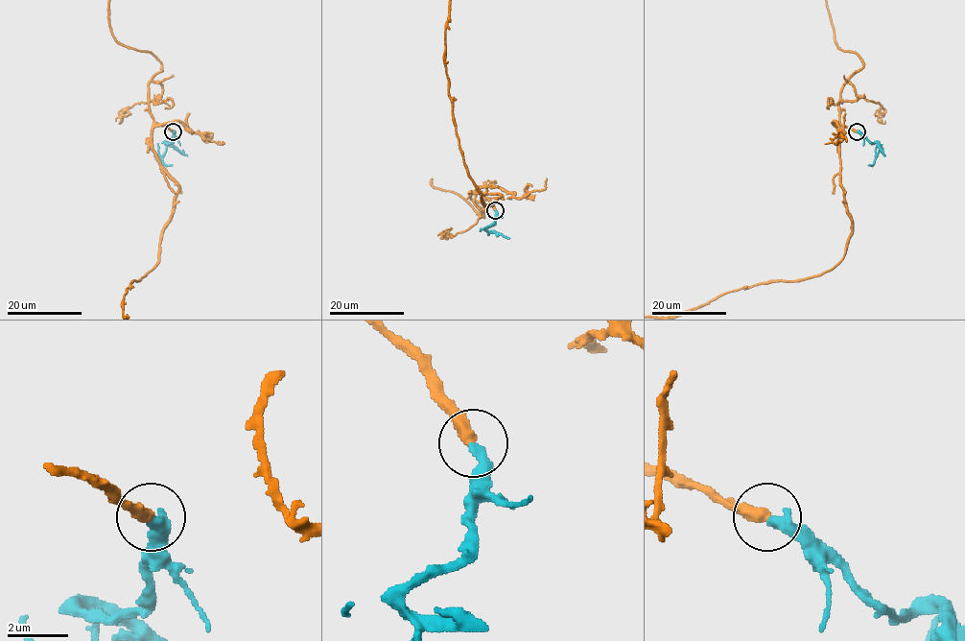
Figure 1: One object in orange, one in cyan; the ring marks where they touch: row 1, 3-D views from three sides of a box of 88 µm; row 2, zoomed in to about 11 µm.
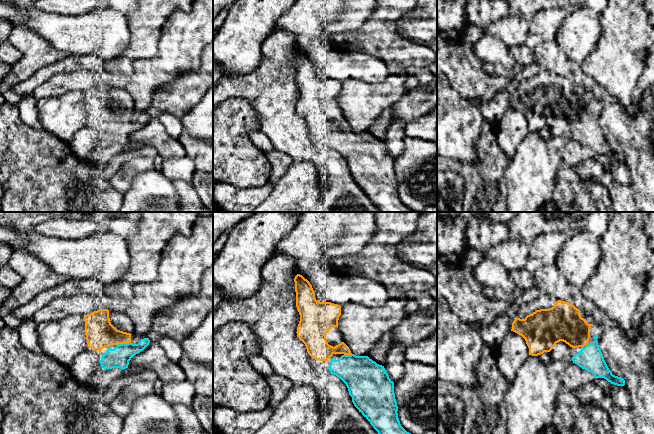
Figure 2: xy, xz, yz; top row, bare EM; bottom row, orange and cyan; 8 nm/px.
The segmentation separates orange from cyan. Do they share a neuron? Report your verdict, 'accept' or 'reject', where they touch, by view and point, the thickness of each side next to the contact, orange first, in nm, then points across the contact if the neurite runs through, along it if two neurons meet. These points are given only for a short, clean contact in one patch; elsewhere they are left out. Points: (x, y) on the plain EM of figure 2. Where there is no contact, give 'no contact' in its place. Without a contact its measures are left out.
accept; contact xy (123, 119); calibres 240 and 170 nm

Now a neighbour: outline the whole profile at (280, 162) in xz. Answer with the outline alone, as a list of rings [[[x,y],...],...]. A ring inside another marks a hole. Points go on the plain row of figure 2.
[[[277,150],[265,152],[265,155],[271,164],[271,176],[268,183],[274,186],[286,174],[294,161],[287,154]]]

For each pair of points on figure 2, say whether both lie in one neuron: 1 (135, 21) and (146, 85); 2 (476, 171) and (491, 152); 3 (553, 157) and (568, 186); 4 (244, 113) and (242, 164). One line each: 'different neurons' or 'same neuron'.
1: different neurons
2: same neuron
3: different neurons
4: same neuron

